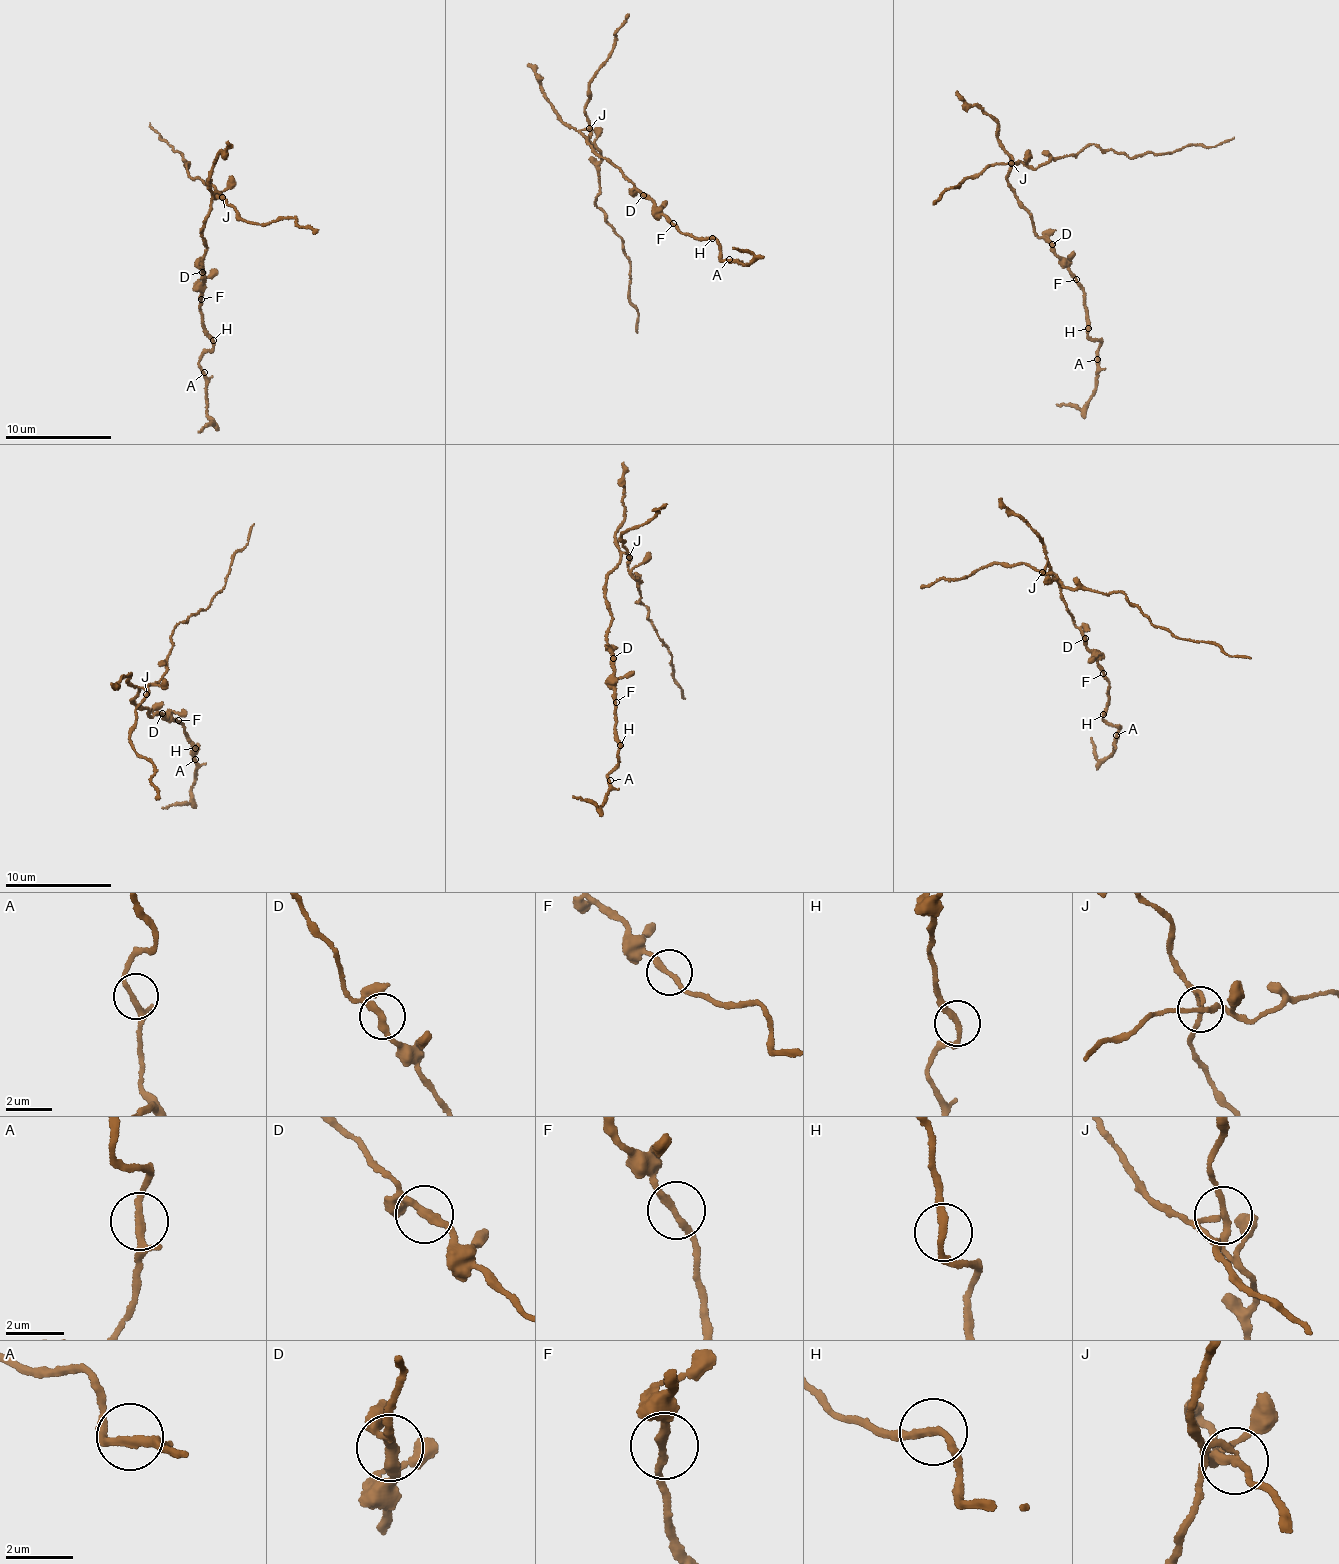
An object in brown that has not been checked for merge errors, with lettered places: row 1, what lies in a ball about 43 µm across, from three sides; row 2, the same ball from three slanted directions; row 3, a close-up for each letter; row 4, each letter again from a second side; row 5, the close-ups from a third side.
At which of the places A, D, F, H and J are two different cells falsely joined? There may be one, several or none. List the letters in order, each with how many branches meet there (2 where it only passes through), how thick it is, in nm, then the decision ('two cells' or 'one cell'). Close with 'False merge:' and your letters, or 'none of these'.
A: branches 3; calibre 190 nm; one cell
D: branches 3; calibre 240 nm; one cell
F: branches 2; calibre 240 nm; one cell
H: branches 2; calibre 200 nm; one cell
J: branches 3; calibre 190 nm; two cells
False merge: J

